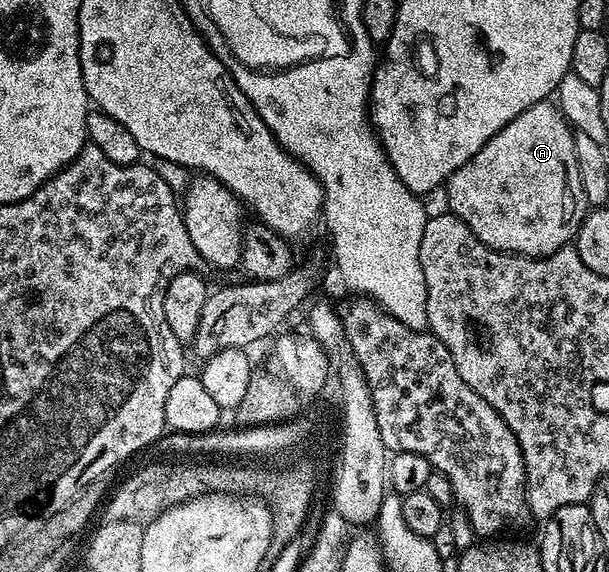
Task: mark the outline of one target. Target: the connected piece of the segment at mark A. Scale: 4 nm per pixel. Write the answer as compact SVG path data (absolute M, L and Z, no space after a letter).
M552 100L540 101L527 107L527 111L523 111L523 115L511 119L511 123L507 123L507 127L503 127L503 131L499 131L491 139L487 139L487 143L483 143L483 147L471 160L463 163L463 167L459 167L459 171L455 171L449 176L449 180L443 186L443 194L445 193L446 199L449 200L448 212L463 219L463 223L467 223L467 227L471 227L471 231L480 241L487 247L499 250L500 253L515 253L519 257L546 257L555 251L566 248L576 238L577 229L581 226L581 219L587 212L583 187L579 183L579 163L575 159L573 135L574 130Z

